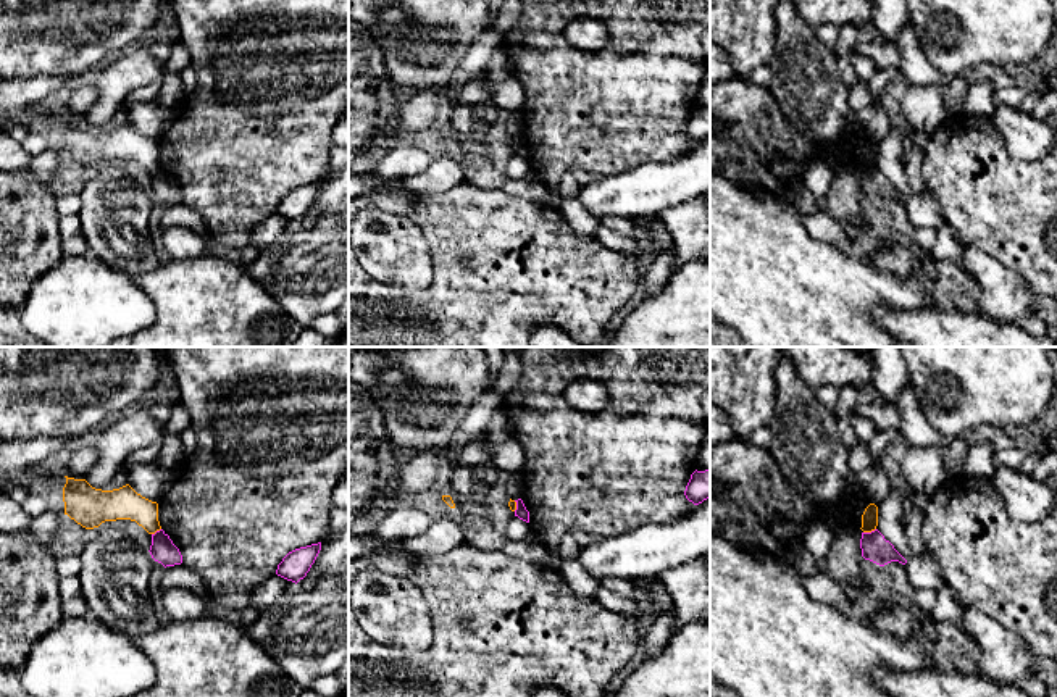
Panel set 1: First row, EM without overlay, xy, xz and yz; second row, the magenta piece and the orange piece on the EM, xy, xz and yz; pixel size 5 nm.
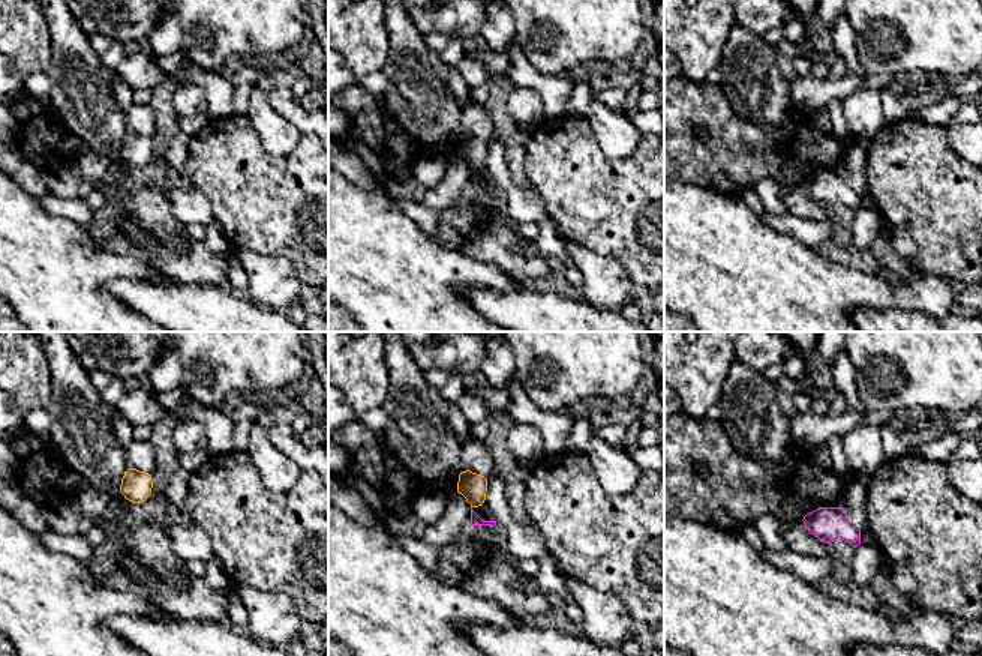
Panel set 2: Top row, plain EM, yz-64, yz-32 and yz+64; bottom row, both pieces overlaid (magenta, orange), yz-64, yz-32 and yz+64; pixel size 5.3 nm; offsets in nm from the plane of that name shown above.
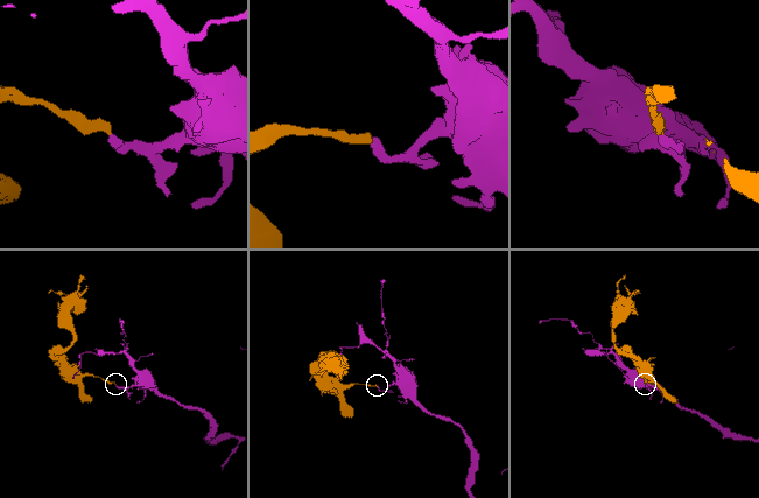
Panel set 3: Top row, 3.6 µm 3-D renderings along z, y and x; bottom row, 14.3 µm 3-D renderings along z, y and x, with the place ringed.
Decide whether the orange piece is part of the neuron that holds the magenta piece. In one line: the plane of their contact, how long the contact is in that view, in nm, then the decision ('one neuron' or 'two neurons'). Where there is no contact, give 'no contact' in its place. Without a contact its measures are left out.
contact in yz; length 70 nm; two neurons

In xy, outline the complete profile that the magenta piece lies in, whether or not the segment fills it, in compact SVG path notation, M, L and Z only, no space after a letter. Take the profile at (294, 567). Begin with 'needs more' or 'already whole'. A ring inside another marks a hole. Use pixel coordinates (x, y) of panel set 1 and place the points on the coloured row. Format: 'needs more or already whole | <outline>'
already whole | M321 542L289 552L278 565L276 574L297 584L307 576L320 550Z

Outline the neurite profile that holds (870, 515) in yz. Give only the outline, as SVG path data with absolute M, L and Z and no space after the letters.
M870 503L863 515L862 515L862 531L863 532L871 532L878 526L878 507L875 503Z

